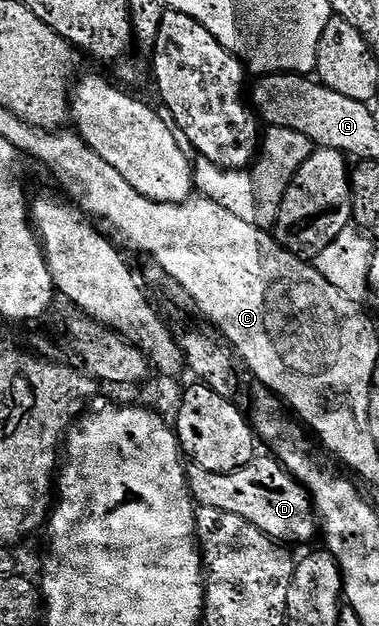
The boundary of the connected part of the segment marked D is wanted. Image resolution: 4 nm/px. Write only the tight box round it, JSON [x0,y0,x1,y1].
[187,454,320,545]

